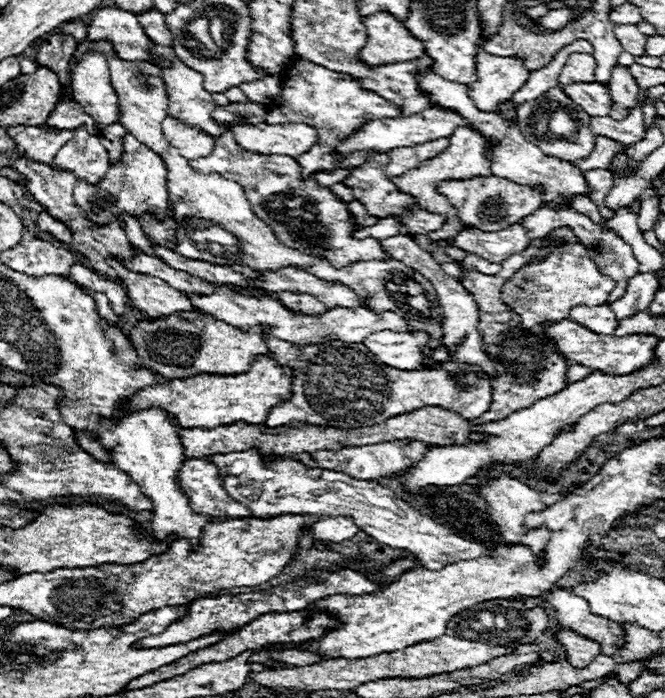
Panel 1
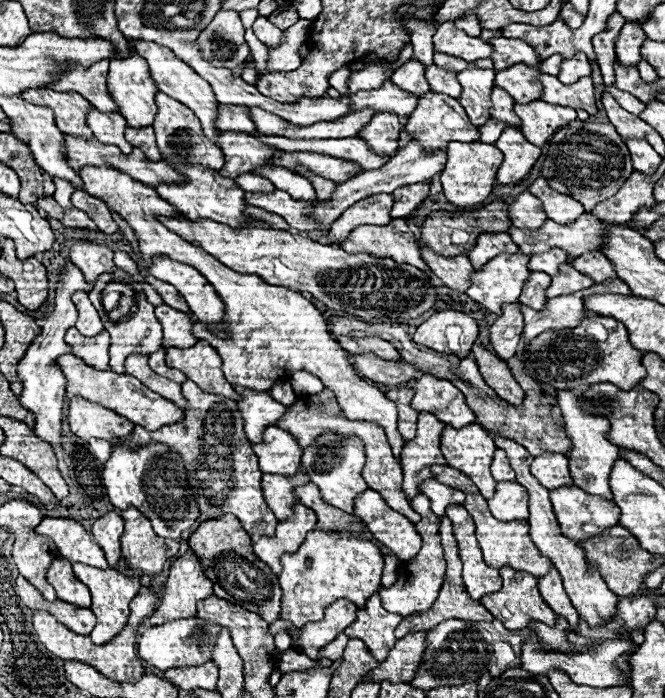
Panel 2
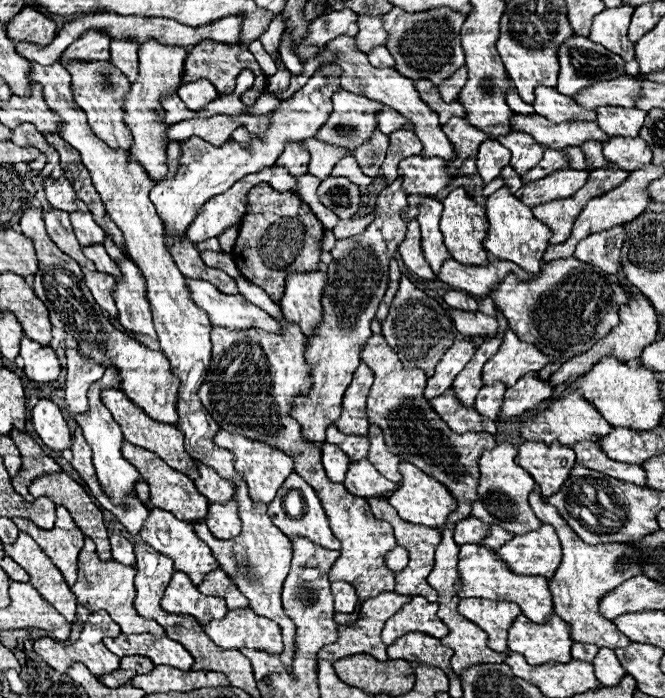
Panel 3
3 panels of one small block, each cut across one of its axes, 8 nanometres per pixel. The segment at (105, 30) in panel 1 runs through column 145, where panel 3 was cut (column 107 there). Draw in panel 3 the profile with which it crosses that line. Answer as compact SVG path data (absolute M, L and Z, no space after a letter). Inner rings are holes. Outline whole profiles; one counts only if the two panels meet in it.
M86 30L78 40L74 40L62 54L62 66L70 60L110 60L112 38L102 30Z

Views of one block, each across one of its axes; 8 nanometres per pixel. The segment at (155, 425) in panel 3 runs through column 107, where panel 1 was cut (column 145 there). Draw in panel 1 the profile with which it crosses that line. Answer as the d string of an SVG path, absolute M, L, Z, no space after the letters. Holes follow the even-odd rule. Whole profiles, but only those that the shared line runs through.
M260 354L254 358L252 366L244 374L202 374L198 378L164 382L154 388L144 388L134 394L130 408L148 408L158 406L168 414L174 414L182 428L216 428L226 426L236 420L246 420L248 424L262 424L268 418L268 412L292 398L292 372L288 366L280 366L276 360Z

